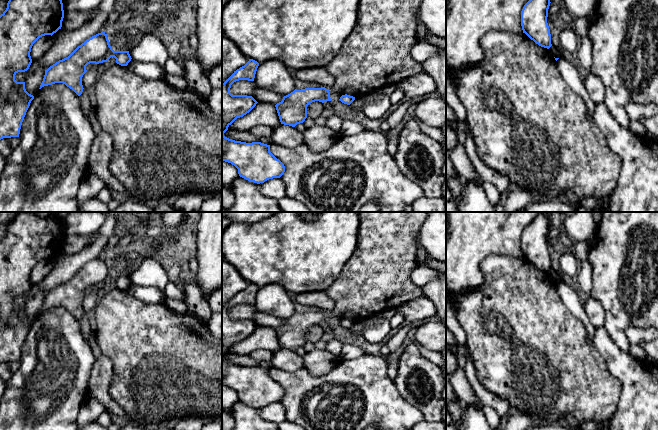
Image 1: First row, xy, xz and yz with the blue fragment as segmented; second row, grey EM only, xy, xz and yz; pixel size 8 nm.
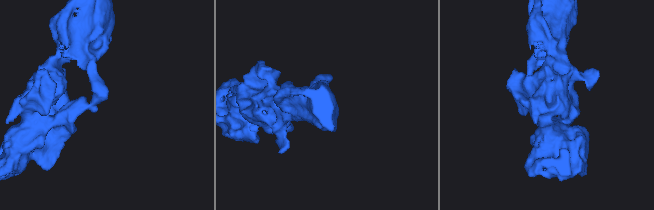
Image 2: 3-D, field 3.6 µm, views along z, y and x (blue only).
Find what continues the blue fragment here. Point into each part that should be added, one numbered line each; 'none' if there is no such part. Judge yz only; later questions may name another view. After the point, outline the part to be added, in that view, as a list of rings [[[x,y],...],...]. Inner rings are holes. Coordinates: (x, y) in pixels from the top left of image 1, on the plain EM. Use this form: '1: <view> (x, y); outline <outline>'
none

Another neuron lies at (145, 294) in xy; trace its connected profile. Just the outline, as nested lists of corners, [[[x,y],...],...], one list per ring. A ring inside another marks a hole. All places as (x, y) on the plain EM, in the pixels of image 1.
[[[131,283],[127,291],[145,303],[162,303],[166,299],[165,292],[155,287],[145,287]]]

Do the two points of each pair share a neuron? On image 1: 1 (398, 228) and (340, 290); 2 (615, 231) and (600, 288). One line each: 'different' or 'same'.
1: same
2: same

